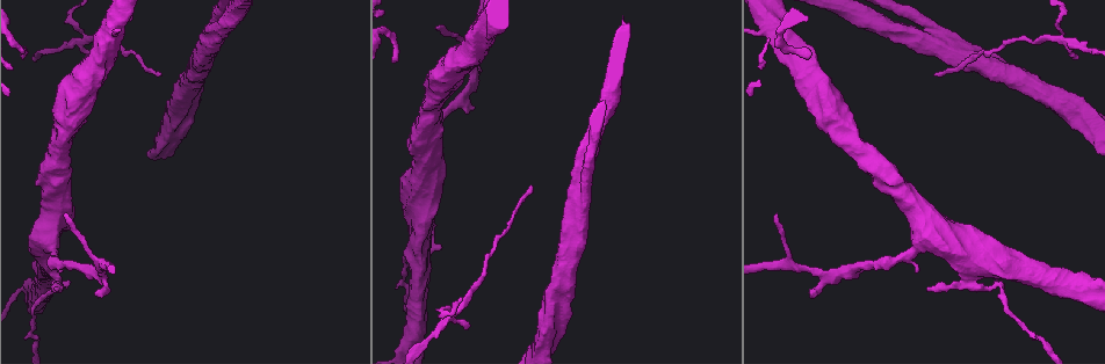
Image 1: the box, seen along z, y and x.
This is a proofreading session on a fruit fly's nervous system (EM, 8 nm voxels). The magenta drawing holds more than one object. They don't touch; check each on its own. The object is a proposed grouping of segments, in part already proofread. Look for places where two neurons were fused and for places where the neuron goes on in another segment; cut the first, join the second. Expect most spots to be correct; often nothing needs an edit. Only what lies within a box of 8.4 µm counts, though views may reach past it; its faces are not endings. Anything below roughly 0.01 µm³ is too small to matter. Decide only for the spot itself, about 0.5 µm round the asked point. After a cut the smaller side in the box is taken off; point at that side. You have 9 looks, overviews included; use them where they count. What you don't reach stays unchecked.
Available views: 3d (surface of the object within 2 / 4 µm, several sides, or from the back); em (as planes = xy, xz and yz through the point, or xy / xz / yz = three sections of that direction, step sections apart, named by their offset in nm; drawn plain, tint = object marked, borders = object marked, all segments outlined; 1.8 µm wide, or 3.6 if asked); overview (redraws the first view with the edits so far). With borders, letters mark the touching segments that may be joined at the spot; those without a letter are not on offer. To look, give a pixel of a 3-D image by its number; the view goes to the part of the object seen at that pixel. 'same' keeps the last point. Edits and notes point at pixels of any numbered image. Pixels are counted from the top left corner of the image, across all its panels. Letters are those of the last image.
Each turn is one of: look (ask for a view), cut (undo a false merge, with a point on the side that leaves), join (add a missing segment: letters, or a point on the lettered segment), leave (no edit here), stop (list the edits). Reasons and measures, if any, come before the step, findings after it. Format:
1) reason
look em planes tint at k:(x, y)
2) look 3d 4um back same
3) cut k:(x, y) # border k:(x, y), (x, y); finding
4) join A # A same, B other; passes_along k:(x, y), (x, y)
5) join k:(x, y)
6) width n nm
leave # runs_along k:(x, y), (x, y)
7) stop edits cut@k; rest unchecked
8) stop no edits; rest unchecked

an open end
look em planes borders at 1:(393, 62)

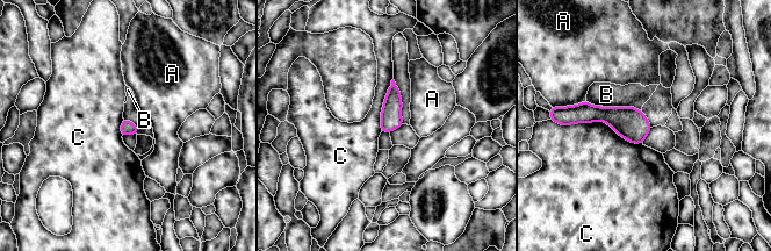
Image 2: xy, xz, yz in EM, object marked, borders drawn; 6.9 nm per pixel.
longest_contact C 550 nm
leave # A other, B other, C other; border 2:(567, 124), (605, 121), (642, 143); no lettered segment goes on from it

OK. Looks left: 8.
look 3d 2um at 1:(813, 295)

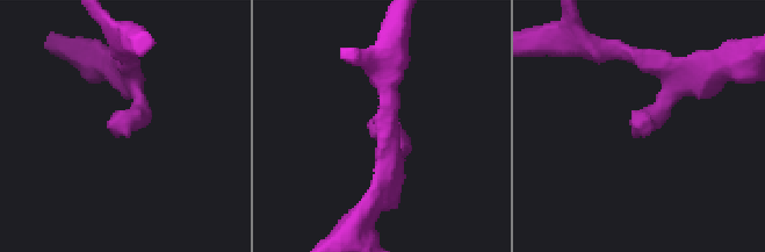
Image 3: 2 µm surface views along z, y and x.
look em planes plain at 3:(637, 132)

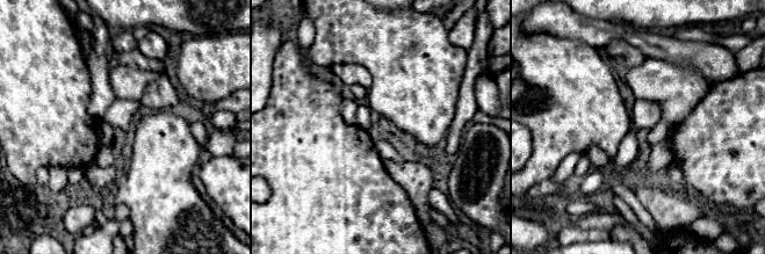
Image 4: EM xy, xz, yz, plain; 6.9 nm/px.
what lies round it
look em planes borders same

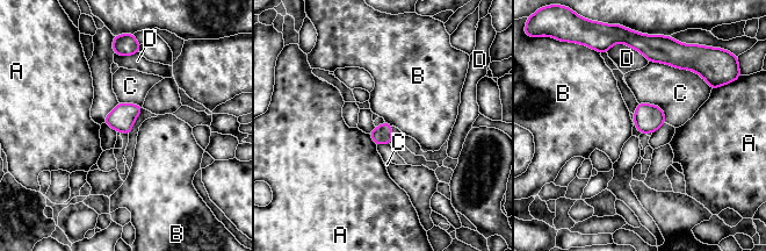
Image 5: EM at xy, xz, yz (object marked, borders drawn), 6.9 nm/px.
leave # A other, B other, C other, D other; border 5:(138, 51), (131, 55), (115, 54); none of them fits

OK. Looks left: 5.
branch point
look em planes borders at 1:(917, 39)

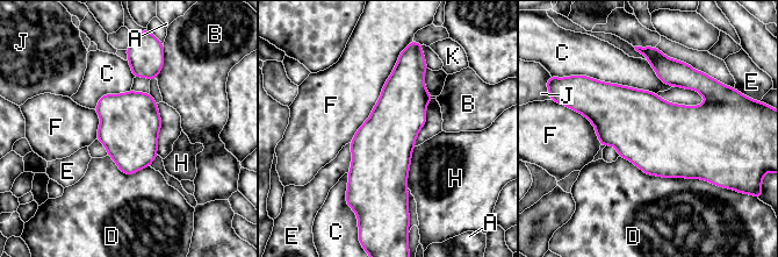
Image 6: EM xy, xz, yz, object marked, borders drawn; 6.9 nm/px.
leave # A other, B other, C other, D other, E other, F other, H other, J other, K other; border 6:(402, 51), (371, 115), (350, 142); continuous, no second neuron

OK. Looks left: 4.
three-way junction
look 3d 2um back at 1:(1069, 45)

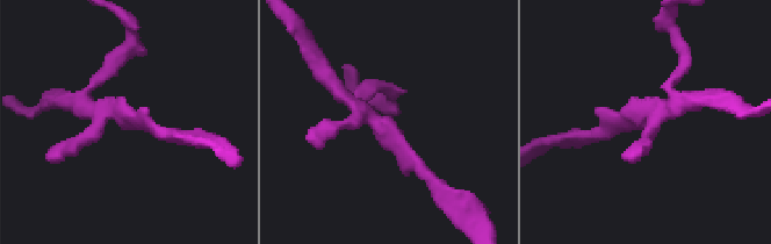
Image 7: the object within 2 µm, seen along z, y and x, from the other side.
look em planes borders at 7:(107, 114)

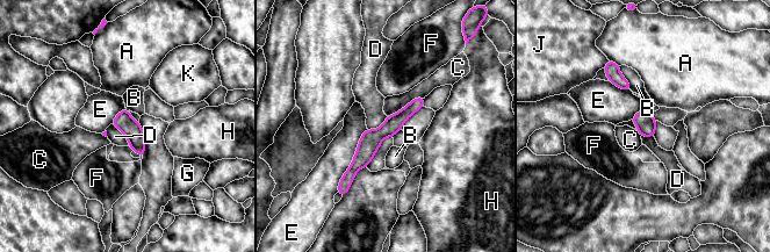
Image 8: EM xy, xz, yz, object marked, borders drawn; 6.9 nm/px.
width 130 nm
leave # A other, B other, C other, D other, E other, F other, G other, H other, J other, K other; border 8:(110, 124), (123, 134), (130, 145); continuous, no second neuron

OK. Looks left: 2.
stop no edits; rest unchecked

